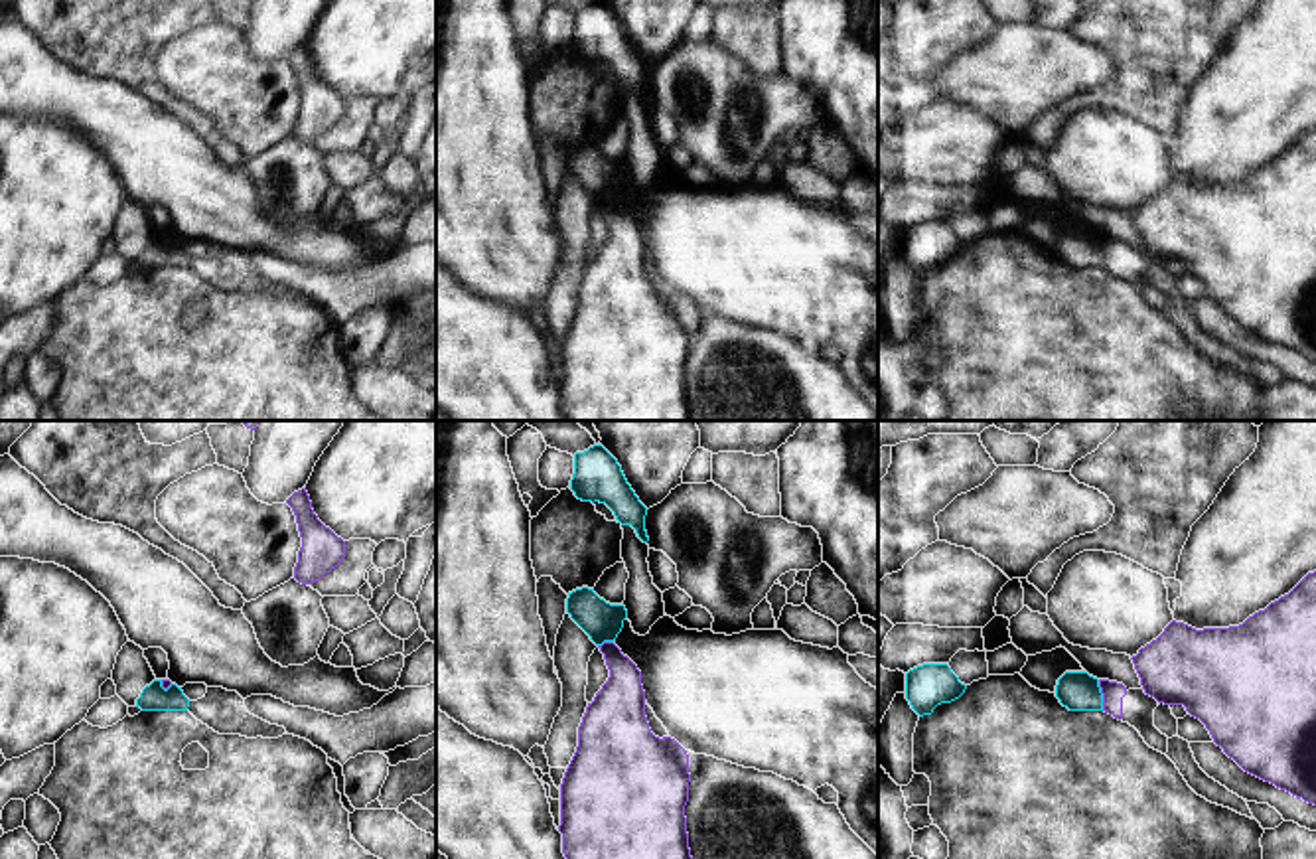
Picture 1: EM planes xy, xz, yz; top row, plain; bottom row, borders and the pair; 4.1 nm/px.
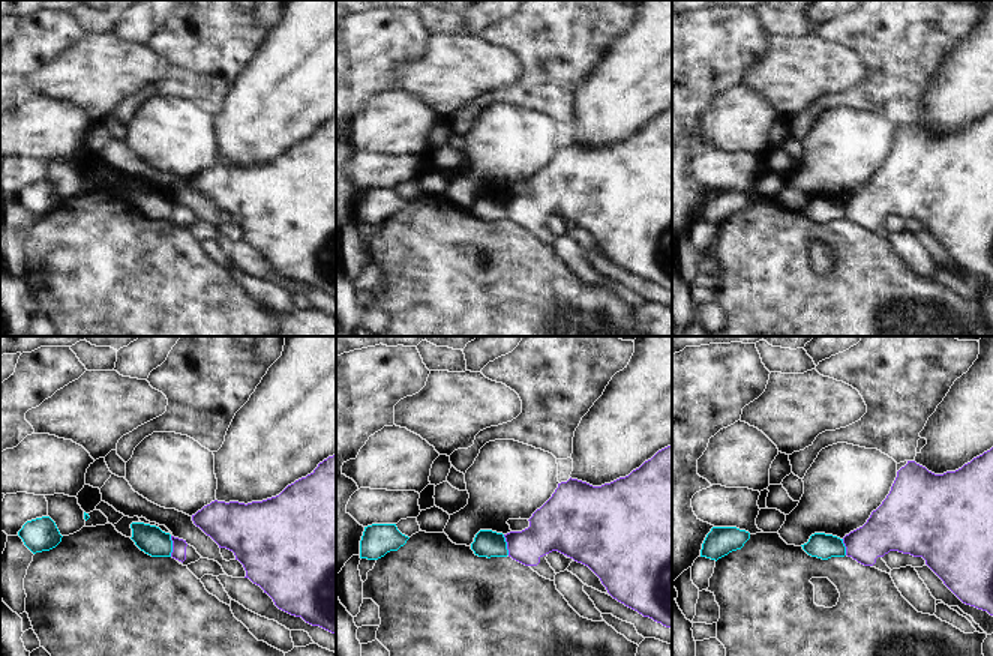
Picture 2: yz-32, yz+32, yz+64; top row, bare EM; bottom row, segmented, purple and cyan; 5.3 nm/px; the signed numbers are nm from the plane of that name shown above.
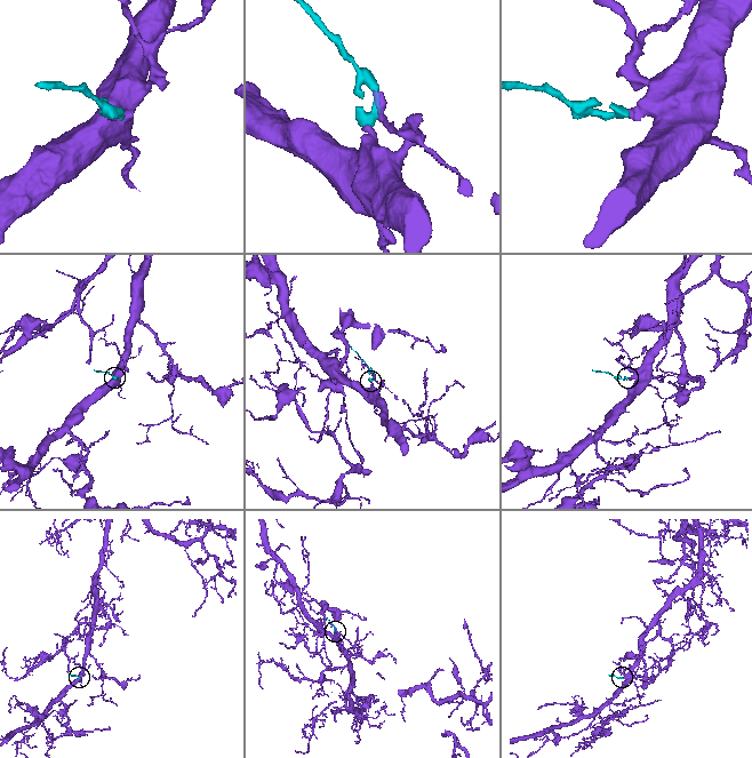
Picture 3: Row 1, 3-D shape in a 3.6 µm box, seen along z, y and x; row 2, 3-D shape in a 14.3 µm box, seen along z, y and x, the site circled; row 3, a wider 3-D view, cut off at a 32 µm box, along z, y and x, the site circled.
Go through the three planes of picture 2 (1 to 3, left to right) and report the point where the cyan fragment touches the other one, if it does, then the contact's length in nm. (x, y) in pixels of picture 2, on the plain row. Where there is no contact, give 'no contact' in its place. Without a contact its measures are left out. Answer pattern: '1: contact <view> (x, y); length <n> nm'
1: contact yz-32 (173, 210); length 110 nm
2: contact yz+32 (507, 209); length 120 nm
3: contact yz+64 (845, 209); length 90 nm

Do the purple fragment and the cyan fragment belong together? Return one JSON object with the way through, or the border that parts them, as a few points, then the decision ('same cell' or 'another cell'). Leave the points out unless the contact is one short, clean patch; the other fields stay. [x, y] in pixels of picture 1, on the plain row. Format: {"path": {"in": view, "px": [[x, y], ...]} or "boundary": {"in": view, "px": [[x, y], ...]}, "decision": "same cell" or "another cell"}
{"boundary": {"in": "yz", "px": [[1097, 237], [1103, 267]]}, "decision": "another cell"}

